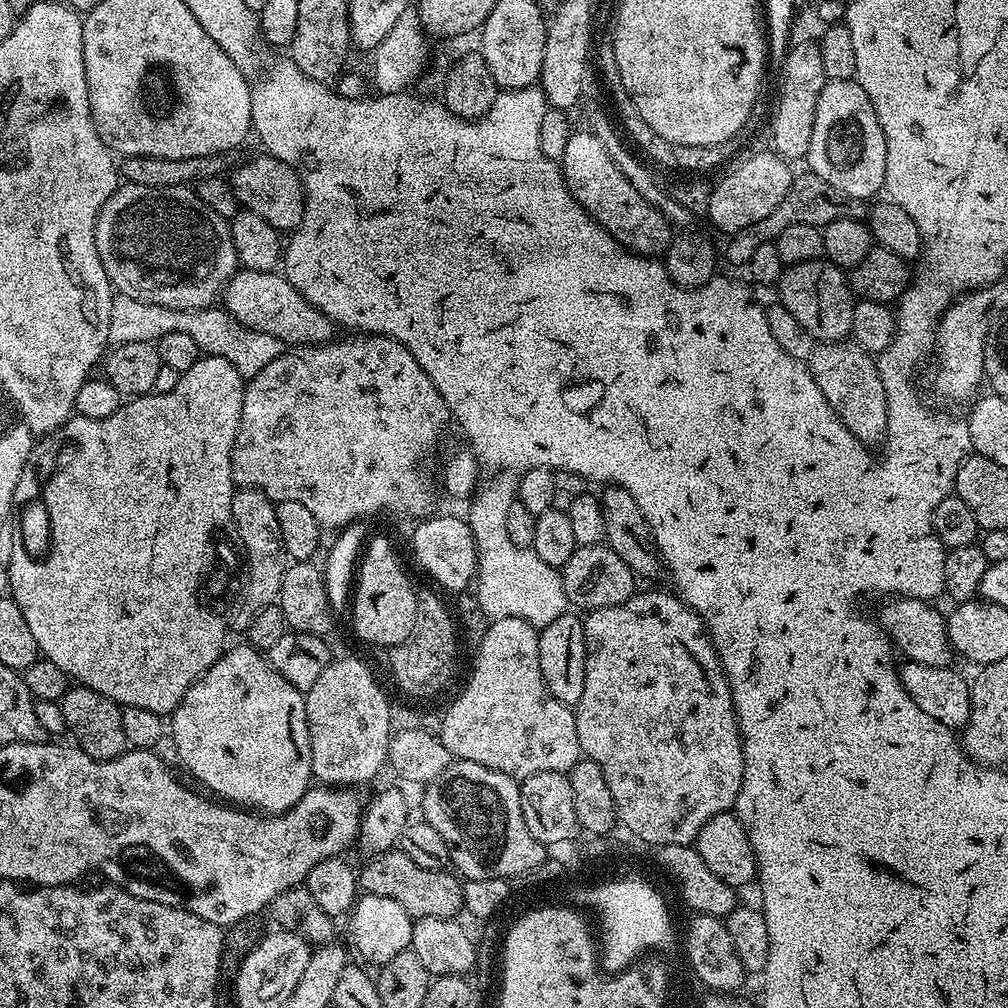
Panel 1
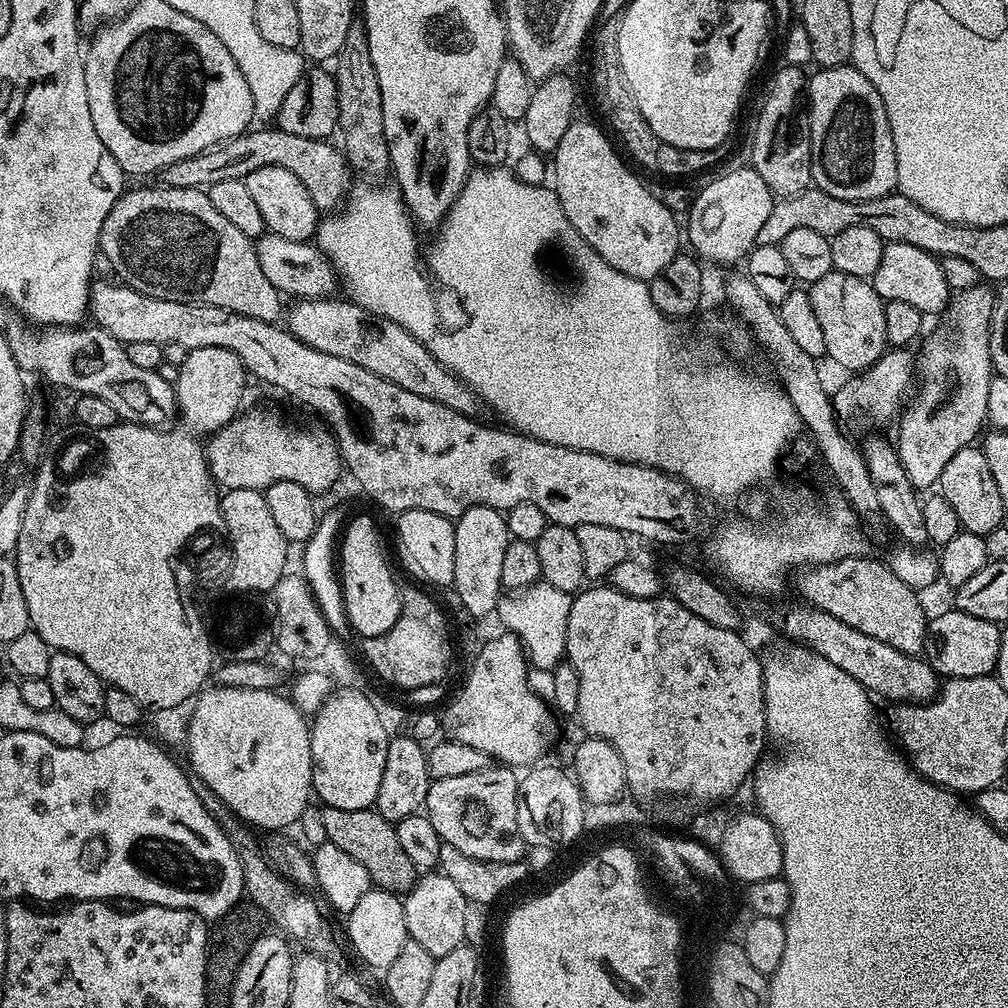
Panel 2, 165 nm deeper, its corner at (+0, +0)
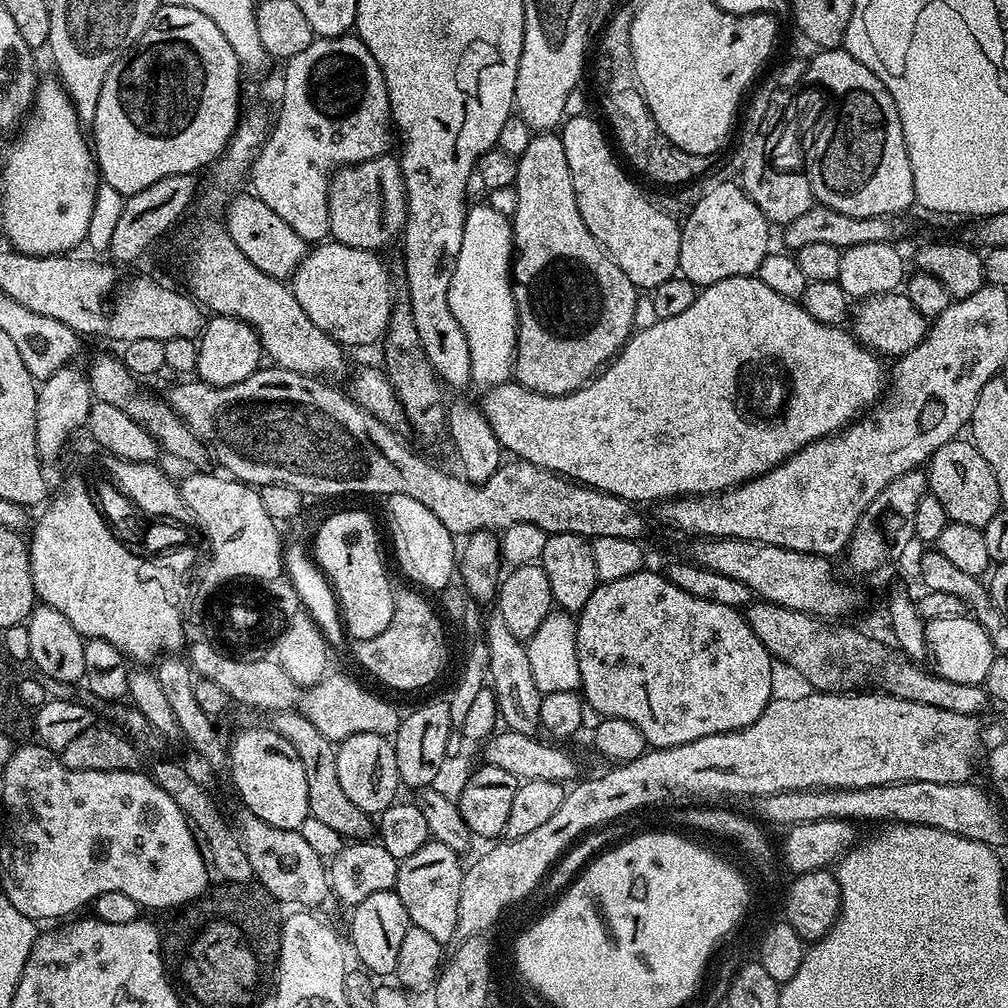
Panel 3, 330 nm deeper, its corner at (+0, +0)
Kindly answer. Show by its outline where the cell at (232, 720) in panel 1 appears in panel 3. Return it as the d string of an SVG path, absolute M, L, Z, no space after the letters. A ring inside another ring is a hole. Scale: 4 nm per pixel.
M271 727L248 728L230 740L228 748L228 767L232 784L240 795L239 803L250 809L262 822L270 822L270 826L279 828L303 829L304 819L309 819L308 787L306 786L306 770L302 770L302 758L294 750L294 746L282 734L278 734Z

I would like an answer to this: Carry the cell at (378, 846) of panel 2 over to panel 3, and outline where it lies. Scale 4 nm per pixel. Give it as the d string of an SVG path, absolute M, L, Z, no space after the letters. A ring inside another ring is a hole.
M299 711L278 712L271 717L270 724L275 732L282 734L294 746L298 758L302 758L302 770L306 770L306 786L308 787L308 811L311 819L325 824L332 832L337 832L348 842L364 842L373 835L374 820L369 813L363 812L338 786L338 766L336 765L337 745L326 734L318 731L312 722Z

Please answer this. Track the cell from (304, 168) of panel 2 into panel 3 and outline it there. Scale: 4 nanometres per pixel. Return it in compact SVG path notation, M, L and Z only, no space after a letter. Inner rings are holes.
M385 154L361 164L337 168L328 181L328 231L337 244L380 250L387 240L404 231L408 217L408 195L400 173L400 161Z

